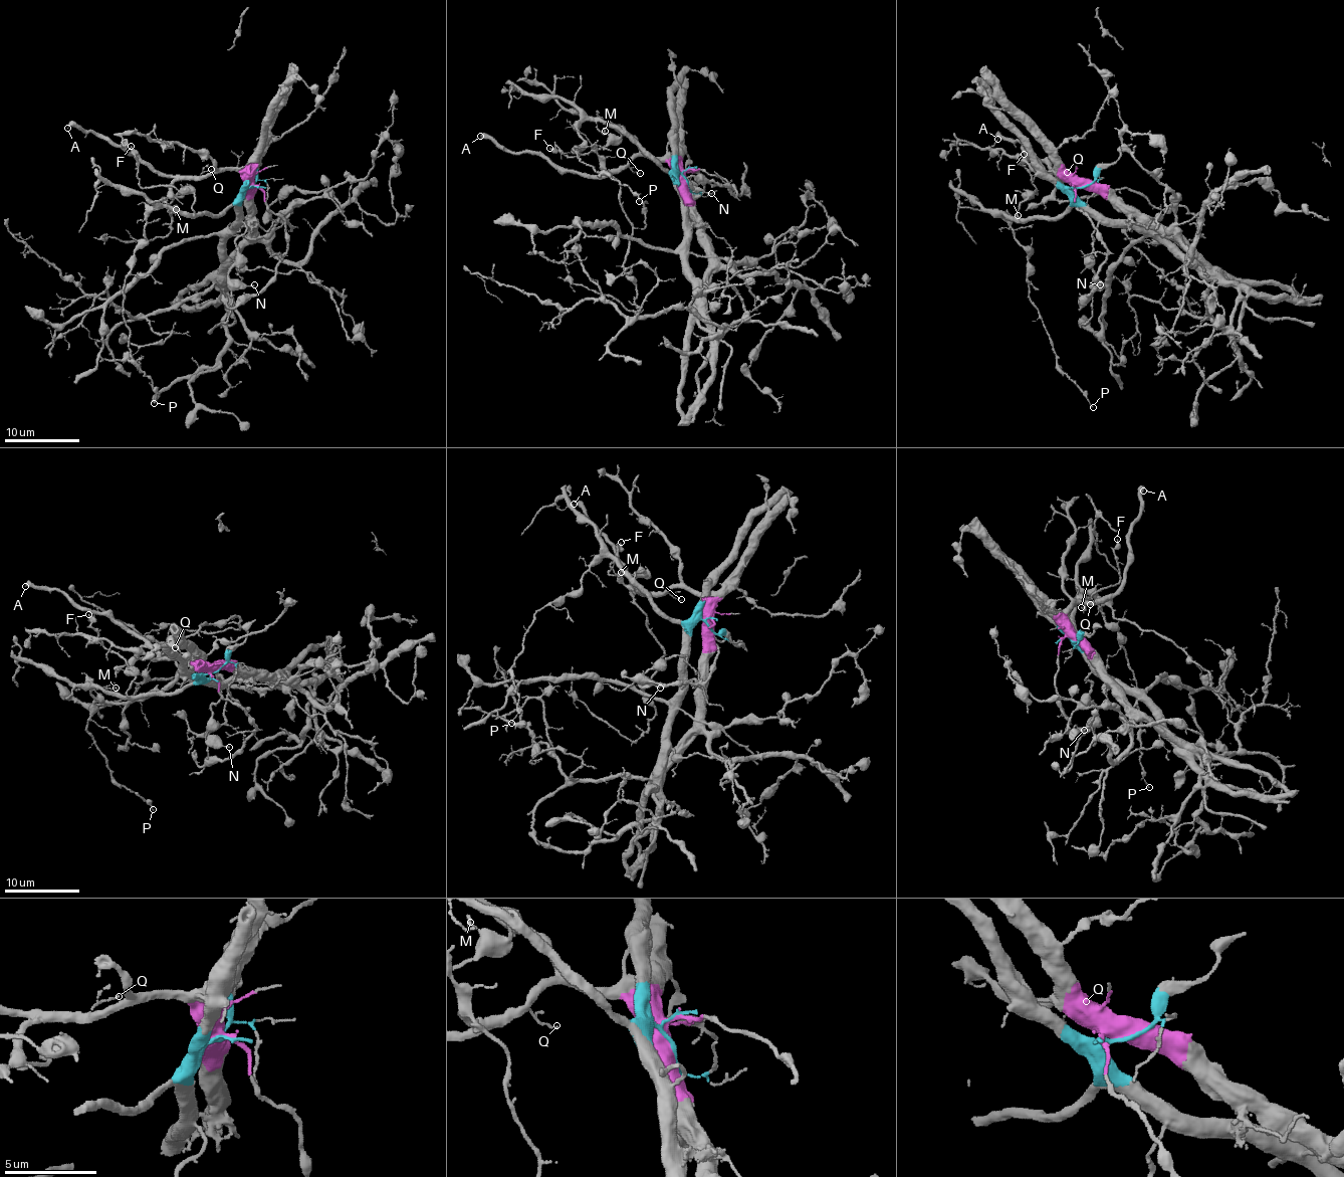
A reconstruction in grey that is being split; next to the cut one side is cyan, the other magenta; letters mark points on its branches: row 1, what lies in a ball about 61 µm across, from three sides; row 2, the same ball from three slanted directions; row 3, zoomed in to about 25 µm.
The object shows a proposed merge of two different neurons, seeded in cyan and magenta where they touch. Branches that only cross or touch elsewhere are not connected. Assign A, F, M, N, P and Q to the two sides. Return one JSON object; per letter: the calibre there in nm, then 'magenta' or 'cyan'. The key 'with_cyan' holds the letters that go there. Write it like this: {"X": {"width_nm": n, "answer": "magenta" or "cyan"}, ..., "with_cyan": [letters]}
{"A": {"width_nm": 320, "answer": "magenta"}, "F": {"width_nm": 280, "answer": "cyan"}, "M": {"width_nm": 130, "answer": "cyan"}, "N": {"width_nm": 130, "answer": "cyan"}, "P": {"width_nm": 100, "answer": "cyan"}, "Q": {"width_nm": 80, "answer": "magenta"}, "with_cyan": ["F", "M", "N", "P"]}

